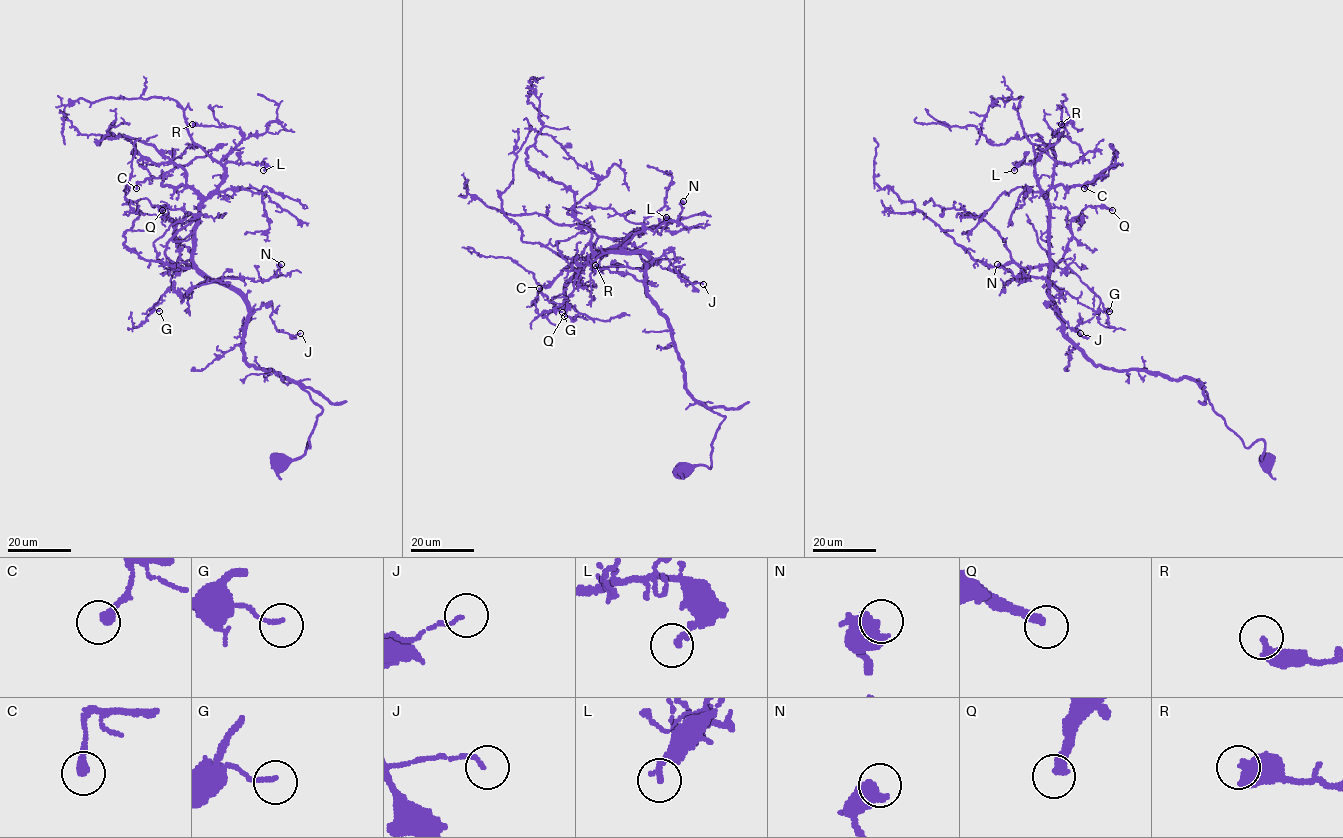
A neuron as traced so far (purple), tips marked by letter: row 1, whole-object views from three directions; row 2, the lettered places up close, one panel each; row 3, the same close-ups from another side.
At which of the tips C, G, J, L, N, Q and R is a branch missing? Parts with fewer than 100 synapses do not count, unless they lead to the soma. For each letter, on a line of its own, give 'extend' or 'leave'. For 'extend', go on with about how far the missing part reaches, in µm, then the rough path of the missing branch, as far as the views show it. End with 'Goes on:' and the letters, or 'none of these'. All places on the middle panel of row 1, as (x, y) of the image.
C: leave
G: leave
J: leave
L: leave
N: leave
Q: leave
R: leave
Goes on: none of these

